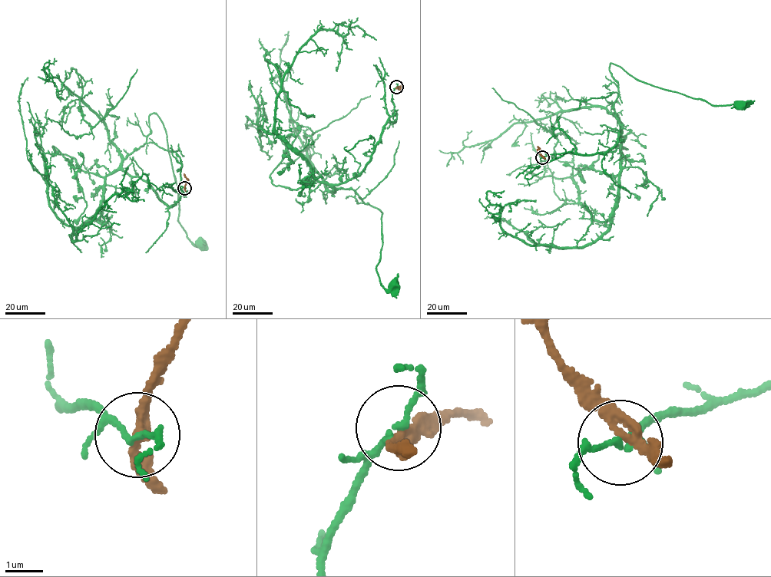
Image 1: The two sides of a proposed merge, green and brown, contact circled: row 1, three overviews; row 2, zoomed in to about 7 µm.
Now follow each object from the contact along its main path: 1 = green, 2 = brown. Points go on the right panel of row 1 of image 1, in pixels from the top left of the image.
1: (542, 157), (600, 153), (617, 143), (622, 131), (610, 63), (713, 105), (740, 106)
2: (542, 157), (537, 146)

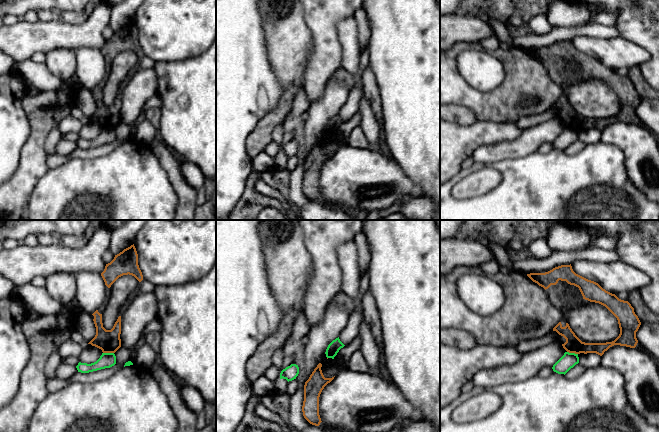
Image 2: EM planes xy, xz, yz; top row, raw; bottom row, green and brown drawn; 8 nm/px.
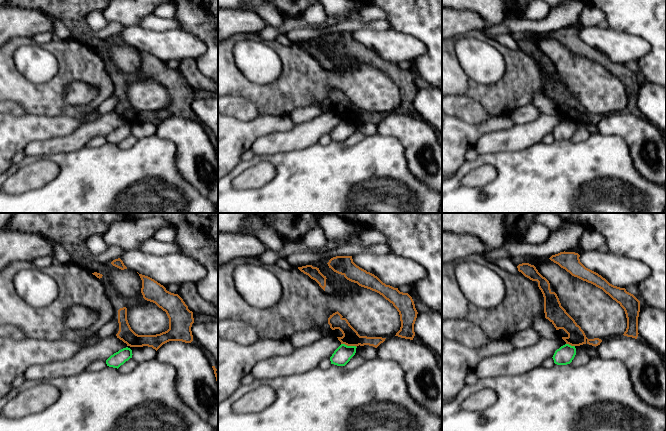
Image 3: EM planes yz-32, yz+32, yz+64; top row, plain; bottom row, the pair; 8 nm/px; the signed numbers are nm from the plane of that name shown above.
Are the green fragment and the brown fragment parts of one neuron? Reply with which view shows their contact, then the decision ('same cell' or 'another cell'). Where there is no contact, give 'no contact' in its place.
meets green in xy; another cell

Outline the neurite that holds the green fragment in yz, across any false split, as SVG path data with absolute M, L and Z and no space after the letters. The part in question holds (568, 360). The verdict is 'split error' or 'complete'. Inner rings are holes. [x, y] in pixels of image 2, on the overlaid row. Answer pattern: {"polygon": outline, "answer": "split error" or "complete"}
{"polygon": "M565 352L564 355L553 365L552 369L558 374L566 374L571 368L579 363L578 354Z", "answer": "complete"}

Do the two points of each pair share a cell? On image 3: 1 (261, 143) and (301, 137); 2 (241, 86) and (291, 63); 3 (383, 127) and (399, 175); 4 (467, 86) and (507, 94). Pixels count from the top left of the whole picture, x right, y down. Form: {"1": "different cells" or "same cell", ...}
{"1": "same cell", "2": "same cell", "3": "different cells", "4": "same cell"}

